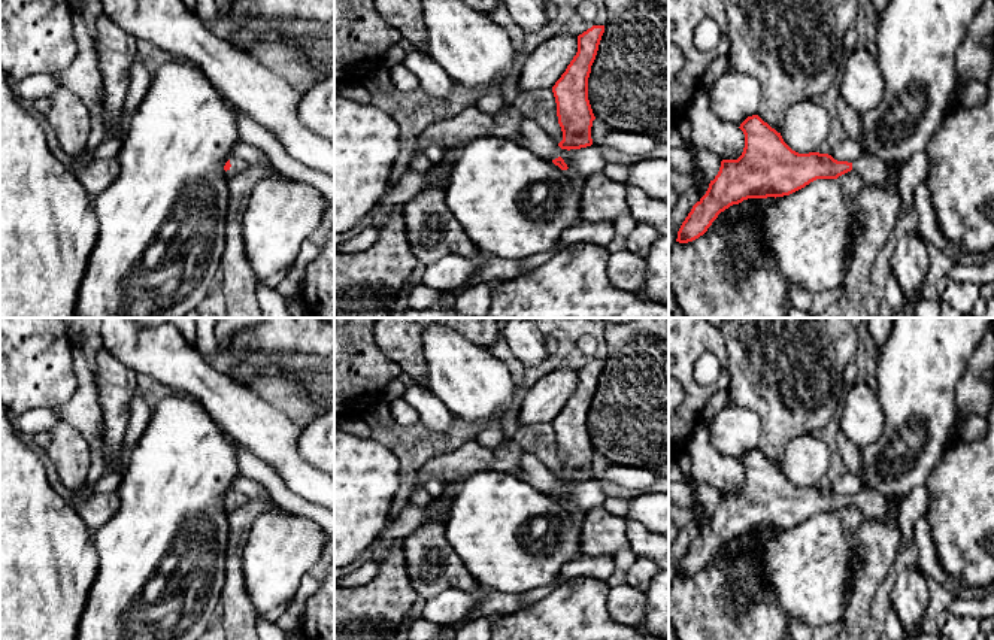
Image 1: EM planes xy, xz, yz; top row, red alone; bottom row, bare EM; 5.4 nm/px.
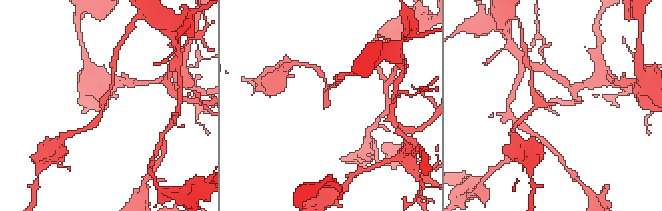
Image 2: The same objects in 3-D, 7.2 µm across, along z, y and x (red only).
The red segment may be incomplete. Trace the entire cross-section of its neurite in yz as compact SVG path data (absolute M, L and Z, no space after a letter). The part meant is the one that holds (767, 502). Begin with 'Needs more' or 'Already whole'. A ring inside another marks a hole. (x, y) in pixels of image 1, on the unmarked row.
Needs more. M758 449L748 451L739 461L745 482L737 494L722 494L706 528L693 540L682 556L676 576L688 577L703 570L721 546L748 533L790 530L816 513L837 513L854 504L867 518L885 521L888 503L873 491L854 497L837 495L828 488L793 485L781 467Z

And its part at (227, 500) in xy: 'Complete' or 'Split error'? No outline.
Split error

